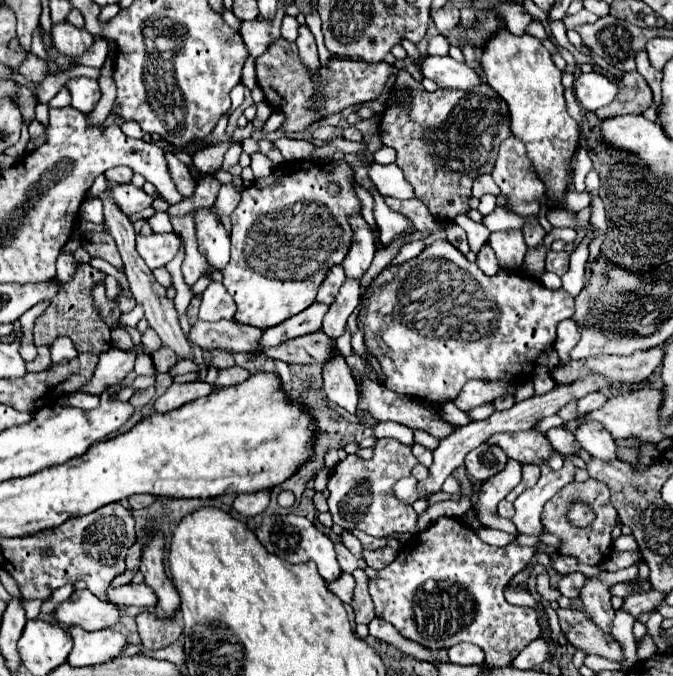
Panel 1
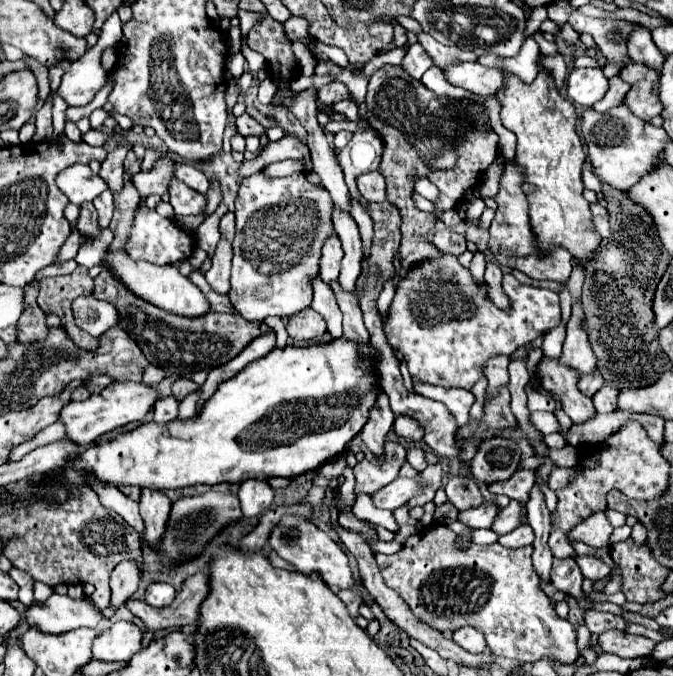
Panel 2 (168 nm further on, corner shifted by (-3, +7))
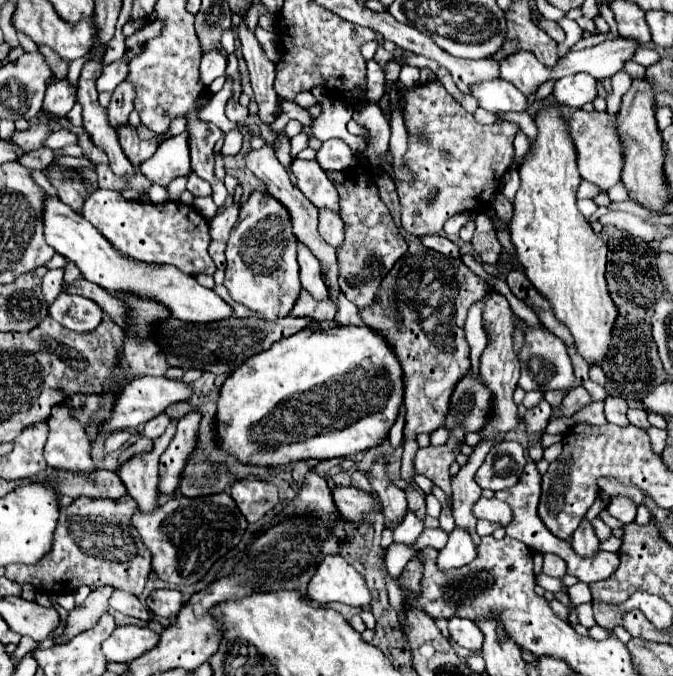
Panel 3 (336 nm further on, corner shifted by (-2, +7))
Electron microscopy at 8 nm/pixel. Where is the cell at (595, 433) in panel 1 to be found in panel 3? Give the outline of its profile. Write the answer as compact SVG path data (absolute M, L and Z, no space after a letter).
M526 325L524 333L526 333L526 343L518 355L520 365L522 365L522 377L520 377L518 385L524 391L532 391L532 389L536 389L536 391L564 391L564 395L568 395L574 389L576 377L574 377L574 367L570 363L566 345L556 335L552 335L550 331L544 331L542 327L530 329Z

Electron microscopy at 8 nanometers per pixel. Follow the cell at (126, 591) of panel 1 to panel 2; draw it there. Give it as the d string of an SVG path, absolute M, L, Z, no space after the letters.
M151 583L145 591L145 601L153 607L167 607L175 599L175 589L167 583Z

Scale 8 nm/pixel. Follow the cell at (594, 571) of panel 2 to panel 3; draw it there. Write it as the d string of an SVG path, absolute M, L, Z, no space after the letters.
M584 519L580 523L580 527L572 535L572 549L574 549L574 553L578 553L580 557L592 557L592 555L598 553L598 545L600 545L600 541L596 539L592 525Z

